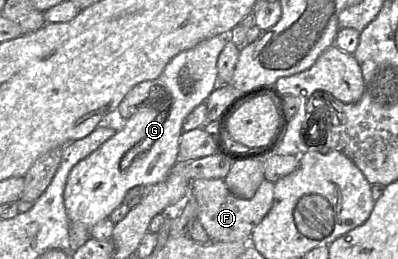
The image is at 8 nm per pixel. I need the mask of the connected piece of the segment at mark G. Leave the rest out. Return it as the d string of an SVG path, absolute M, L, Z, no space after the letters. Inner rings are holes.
M219 34L184 50L173 57L157 79L168 93L164 107L146 106L133 116L122 121L117 132L98 149L79 161L70 171L63 193L64 206L70 223L80 223L91 228L123 204L126 192L138 185L154 186L163 182L178 161L179 142L183 133L182 124L187 115L199 104L204 103L218 81L218 57L228 41L228 34Z

